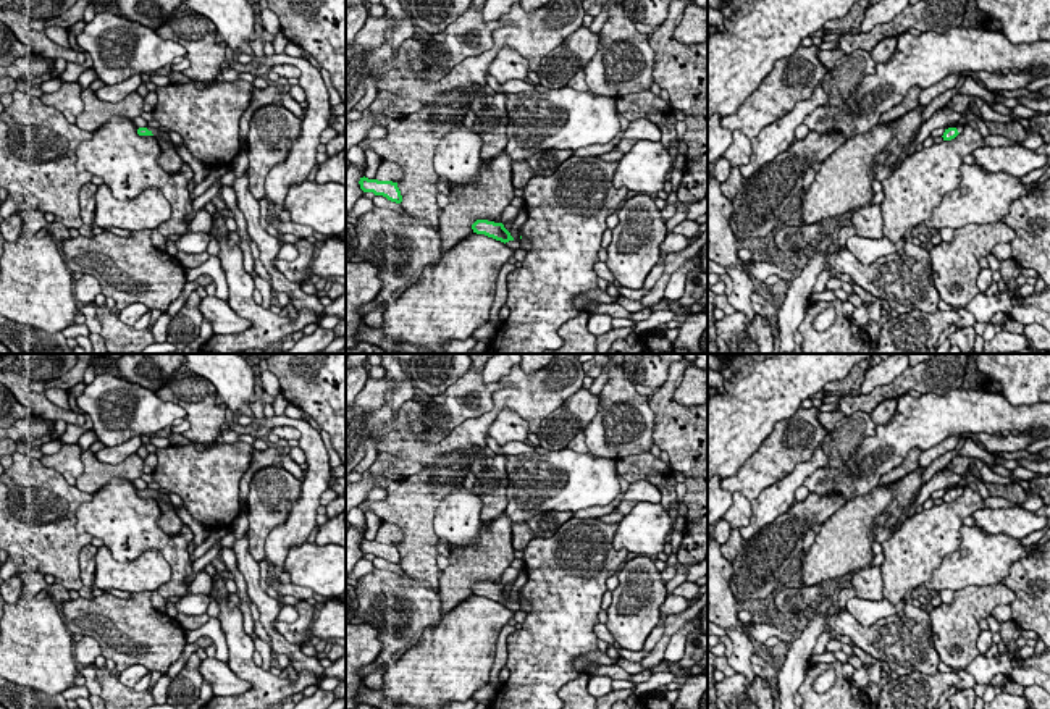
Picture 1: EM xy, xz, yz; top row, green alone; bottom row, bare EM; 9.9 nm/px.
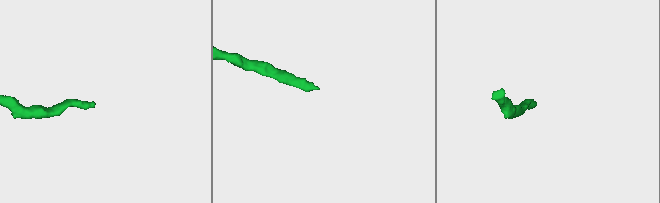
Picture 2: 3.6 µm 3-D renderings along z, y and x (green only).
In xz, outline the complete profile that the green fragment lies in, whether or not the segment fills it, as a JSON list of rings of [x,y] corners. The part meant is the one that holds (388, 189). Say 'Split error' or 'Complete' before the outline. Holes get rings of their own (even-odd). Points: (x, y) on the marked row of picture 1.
Complete. [[[363,176],[363,178],[360,178],[359,184],[363,192],[373,192],[375,195],[383,195],[388,200],[396,202],[396,203],[402,202],[402,195],[397,187],[397,182],[368,179]]]

